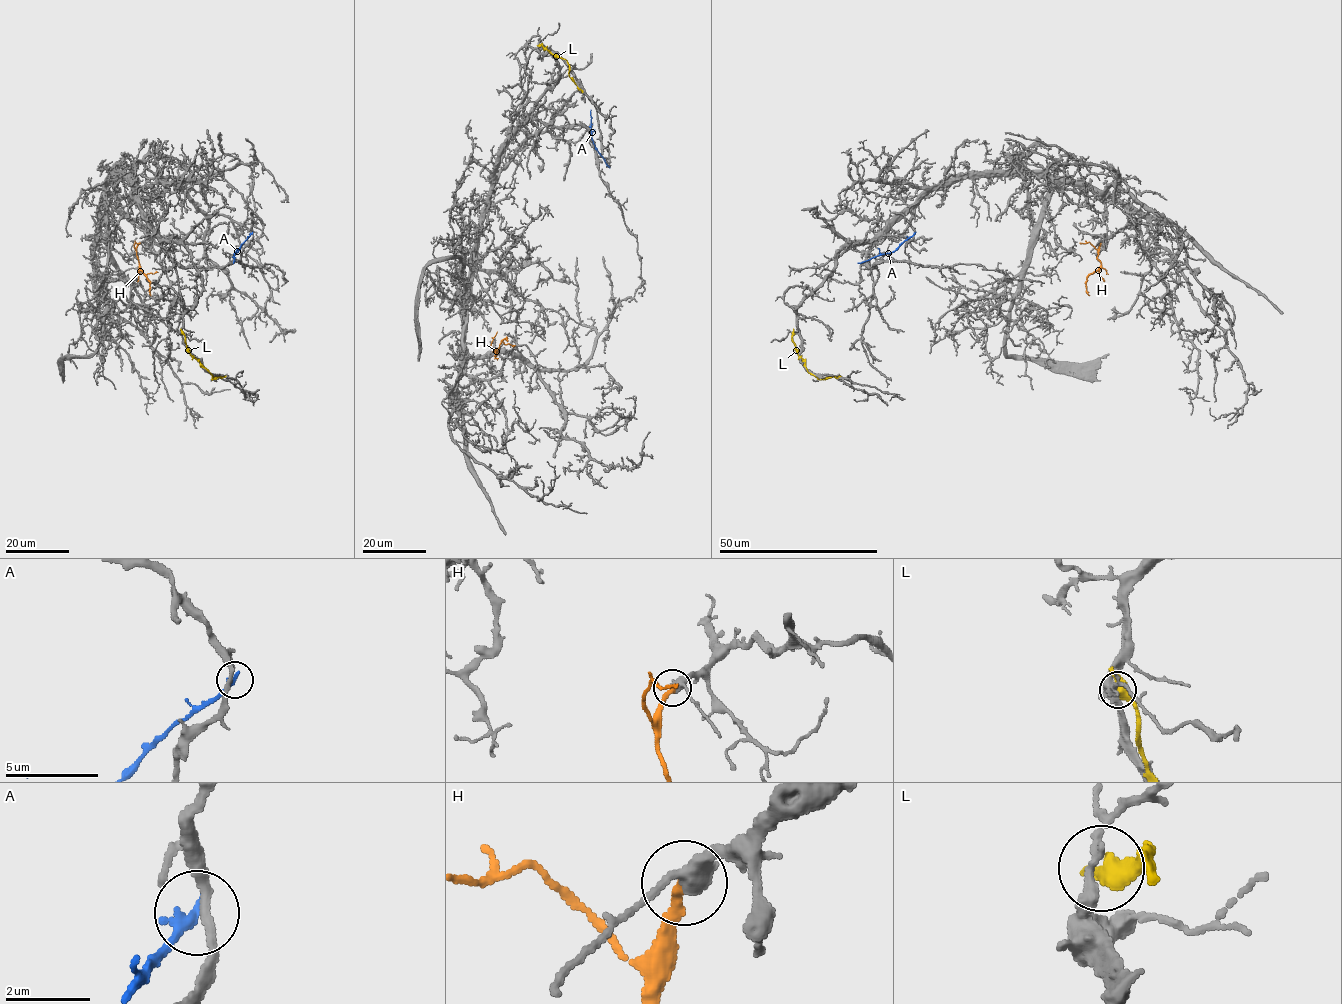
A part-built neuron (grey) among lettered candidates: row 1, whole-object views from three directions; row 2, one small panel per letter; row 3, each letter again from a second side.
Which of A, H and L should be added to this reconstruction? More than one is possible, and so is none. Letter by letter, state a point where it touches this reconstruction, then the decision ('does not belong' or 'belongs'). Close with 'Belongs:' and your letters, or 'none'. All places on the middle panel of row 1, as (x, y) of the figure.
A: (609, 167) | does not belong
H: (496, 352) | belongs
L: (538, 45) | does not belong
Belongs: H

